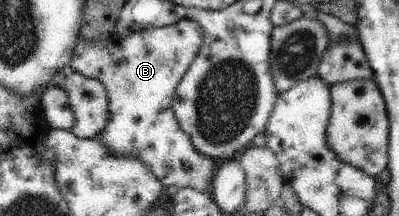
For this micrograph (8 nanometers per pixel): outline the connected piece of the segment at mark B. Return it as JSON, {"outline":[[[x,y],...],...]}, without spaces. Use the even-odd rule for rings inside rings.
{"outline":[[[183,18],[176,24],[145,29],[124,38],[85,40],[79,35],[70,66],[88,78],[98,79],[109,98],[109,121],[100,140],[116,156],[133,156],[144,161],[164,188],[193,188],[210,193],[219,165],[199,155],[188,133],[181,129],[171,102],[176,87],[195,59],[203,41],[201,26]]]}

